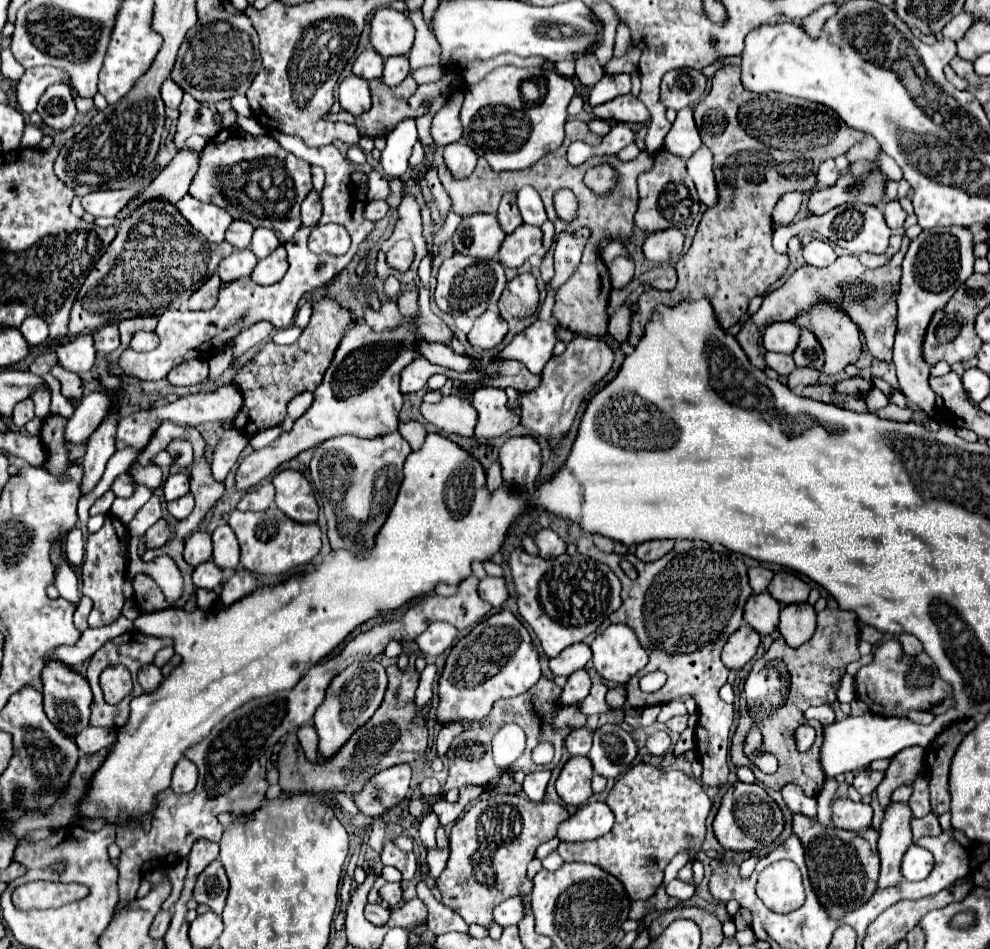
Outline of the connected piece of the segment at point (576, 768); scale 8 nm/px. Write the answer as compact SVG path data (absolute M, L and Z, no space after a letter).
M574 756L570 758L558 780L556 780L556 792L558 796L566 802L566 804L574 804L574 806L582 806L588 802L588 798L592 796L592 788L590 788L590 780L592 780L592 760L586 756Z

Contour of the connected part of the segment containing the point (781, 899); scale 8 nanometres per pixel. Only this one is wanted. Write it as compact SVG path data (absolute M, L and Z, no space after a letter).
M780 860L764 868L756 882L756 896L764 902L764 906L774 912L792 912L804 904L804 888L800 870L788 862Z

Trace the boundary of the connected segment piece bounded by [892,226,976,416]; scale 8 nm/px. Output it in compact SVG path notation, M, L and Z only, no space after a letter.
M960 226L922 230L922 234L910 242L910 248L902 264L902 282L898 294L898 332L893 344L893 362L898 372L902 394L928 416L934 416L934 392L928 386L930 366L924 364L924 334L932 314L946 306L948 298L960 288L972 274L972 234Z

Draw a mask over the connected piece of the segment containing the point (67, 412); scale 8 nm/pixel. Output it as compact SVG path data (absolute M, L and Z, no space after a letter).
M51 373L44 374L42 378L52 392L50 413L69 419L75 411L75 406L62 395L60 382Z

